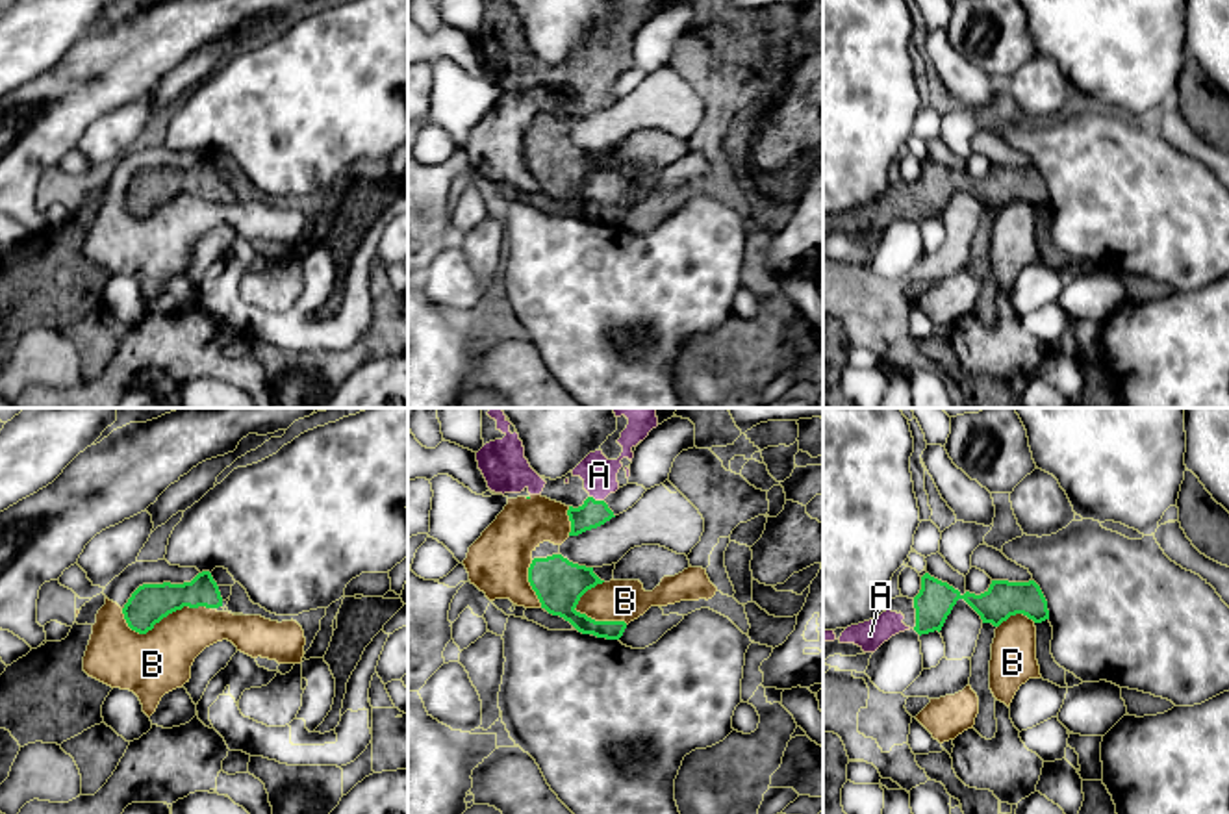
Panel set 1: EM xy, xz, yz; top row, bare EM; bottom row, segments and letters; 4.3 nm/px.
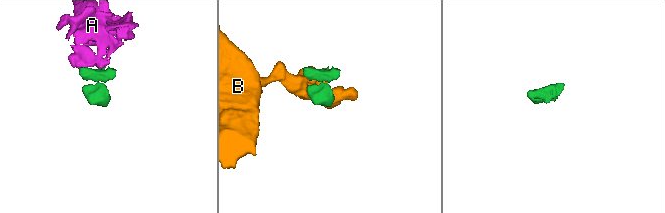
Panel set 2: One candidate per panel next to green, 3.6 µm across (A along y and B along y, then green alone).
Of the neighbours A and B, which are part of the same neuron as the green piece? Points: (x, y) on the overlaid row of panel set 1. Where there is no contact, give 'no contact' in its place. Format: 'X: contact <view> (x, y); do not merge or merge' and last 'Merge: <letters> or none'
A: contact xz (597, 501); merge
B: contact xy (162, 618); do not merge
Merge: A

